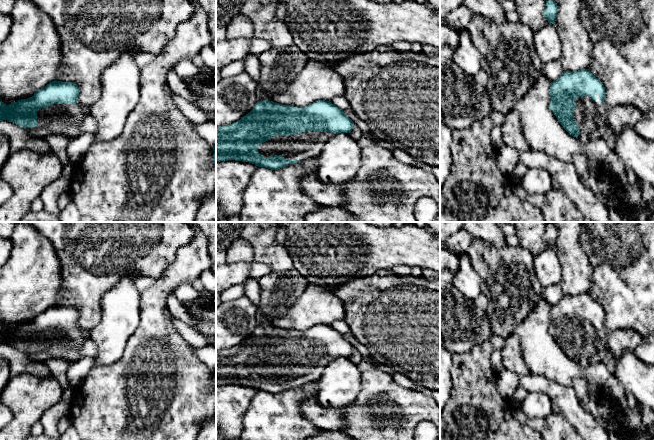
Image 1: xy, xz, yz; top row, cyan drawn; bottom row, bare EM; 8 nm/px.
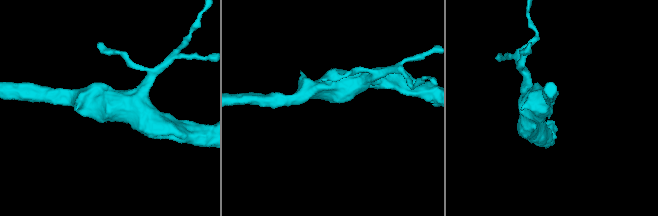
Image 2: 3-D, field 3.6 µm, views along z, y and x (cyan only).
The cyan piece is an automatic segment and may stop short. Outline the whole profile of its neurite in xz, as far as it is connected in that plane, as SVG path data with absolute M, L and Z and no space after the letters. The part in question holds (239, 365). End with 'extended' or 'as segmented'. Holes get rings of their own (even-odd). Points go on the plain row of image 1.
M268 324L258 325L253 333L237 346L216 351L216 386L228 384L249 386L271 394L299 389L308 382L319 380L330 362L337 357L350 357L353 350L353 345L343 334L330 325L318 324L302 332Z; extended

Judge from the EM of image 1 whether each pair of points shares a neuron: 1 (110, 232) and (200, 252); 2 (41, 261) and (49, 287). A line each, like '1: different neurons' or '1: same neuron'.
1: different neurons
2: same neuron

